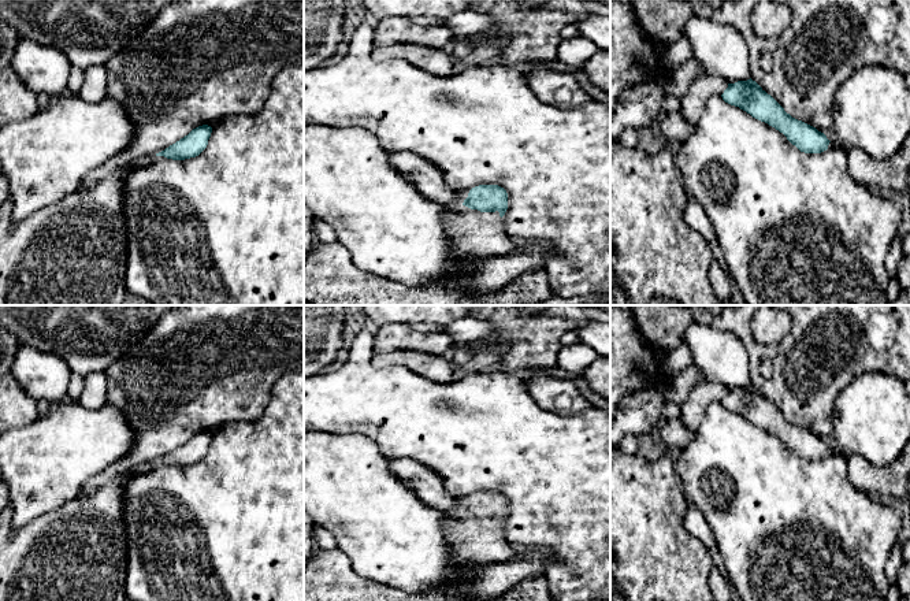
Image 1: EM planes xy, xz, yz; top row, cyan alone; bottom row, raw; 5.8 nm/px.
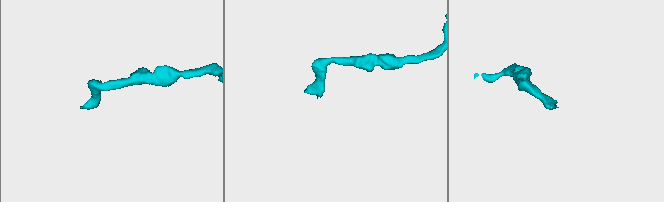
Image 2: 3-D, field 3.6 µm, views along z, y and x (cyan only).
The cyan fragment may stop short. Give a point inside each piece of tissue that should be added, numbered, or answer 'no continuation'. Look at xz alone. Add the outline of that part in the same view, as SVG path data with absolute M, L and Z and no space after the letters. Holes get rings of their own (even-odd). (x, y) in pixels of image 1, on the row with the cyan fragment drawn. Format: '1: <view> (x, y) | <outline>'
1: xz (475, 234) | M463 204L445 205L449 211L446 233L453 242L453 252L460 260L480 260L504 256L516 245L504 231L499 212L480 212Z

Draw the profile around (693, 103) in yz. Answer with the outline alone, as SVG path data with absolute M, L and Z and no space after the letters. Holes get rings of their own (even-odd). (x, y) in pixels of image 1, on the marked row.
M705 74L692 81L687 92L679 99L681 116L690 123L697 125L707 100L714 94L723 94L728 82L720 77Z

